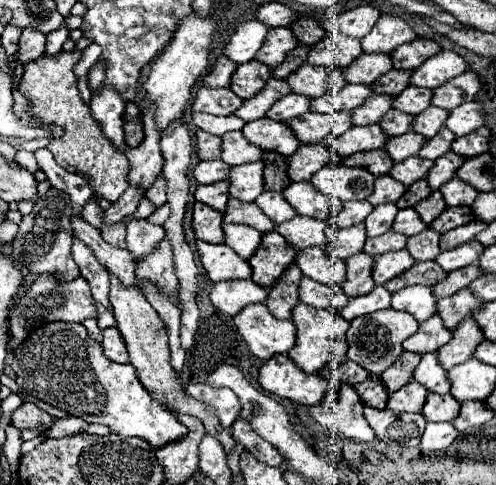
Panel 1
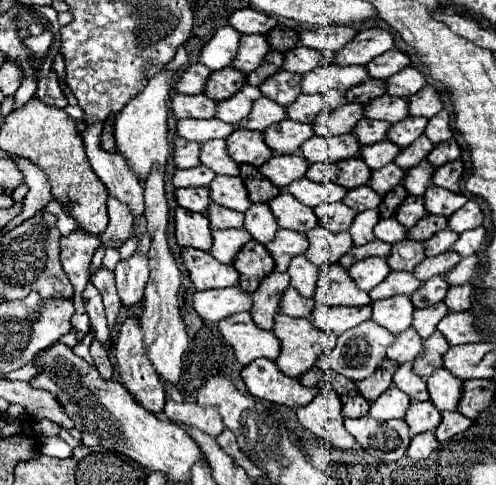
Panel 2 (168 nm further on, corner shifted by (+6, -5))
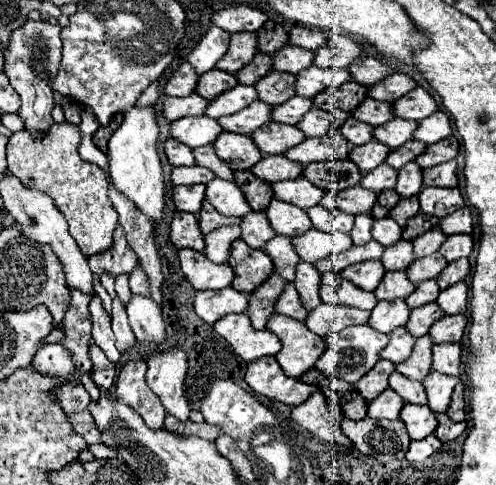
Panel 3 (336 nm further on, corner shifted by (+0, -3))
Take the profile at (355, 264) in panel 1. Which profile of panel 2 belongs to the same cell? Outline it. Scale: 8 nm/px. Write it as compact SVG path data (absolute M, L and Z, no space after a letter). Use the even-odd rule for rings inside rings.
M334 263L326 267L326 289L316 289L316 303L320 305L350 305L350 307L362 307L370 303L370 295L362 291L348 275L348 269L344 269L340 263Z

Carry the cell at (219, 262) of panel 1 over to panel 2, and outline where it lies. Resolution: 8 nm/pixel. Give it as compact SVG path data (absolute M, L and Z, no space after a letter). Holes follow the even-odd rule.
M182 249L182 257L190 279L198 291L238 285L238 271L232 265L216 261L208 251Z

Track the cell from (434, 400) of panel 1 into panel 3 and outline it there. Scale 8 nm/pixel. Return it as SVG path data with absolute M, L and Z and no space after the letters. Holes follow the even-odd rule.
M406 403L400 411L400 419L404 421L412 441L424 439L424 437L432 435L436 429L436 417L434 417L432 409L428 409L428 405Z

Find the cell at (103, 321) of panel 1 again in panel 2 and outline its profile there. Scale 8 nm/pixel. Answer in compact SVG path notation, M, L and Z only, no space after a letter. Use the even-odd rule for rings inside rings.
M86 333L86 339L82 339L82 341L78 341L78 345L74 347L74 351L76 351L76 355L78 357L82 357L82 359L86 359L88 363L92 363L92 357L90 357L90 343L92 343L92 339L94 339L94 333Z

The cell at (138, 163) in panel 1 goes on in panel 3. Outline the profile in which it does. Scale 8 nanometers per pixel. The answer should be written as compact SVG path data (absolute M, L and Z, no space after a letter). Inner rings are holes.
M120 225L116 229L116 233L114 233L114 247L112 247L112 251L100 253L96 257L90 257L88 263L90 263L92 273L98 275L98 277L104 275L104 273L110 273L112 277L118 277L122 273L126 273L126 275L132 273L132 269L136 267L136 253L128 245Z

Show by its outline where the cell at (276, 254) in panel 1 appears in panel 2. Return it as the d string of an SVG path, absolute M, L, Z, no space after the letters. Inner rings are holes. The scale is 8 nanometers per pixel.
M252 239L238 253L234 267L240 273L240 287L248 293L254 293L262 279L274 271L274 259L262 243Z

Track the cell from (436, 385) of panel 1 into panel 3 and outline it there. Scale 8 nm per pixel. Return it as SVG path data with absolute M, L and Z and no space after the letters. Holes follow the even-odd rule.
M392 373L388 383L390 383L390 389L394 389L406 403L426 405L424 385L420 381L408 381L408 377L400 377L400 373Z

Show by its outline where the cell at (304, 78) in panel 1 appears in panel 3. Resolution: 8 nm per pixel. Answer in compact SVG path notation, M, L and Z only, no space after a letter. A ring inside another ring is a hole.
M270 71L262 79L254 83L254 89L258 93L258 99L270 107L276 107L284 101L288 101L294 95L294 83L296 77L290 73L280 73L280 71Z

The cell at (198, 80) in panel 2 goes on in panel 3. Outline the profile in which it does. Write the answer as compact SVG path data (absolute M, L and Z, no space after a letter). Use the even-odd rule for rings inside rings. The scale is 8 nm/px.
M182 63L172 73L172 77L168 79L168 83L164 85L164 93L172 95L172 97L186 97L186 95L194 93L196 81L198 81L198 73L192 69L192 65Z

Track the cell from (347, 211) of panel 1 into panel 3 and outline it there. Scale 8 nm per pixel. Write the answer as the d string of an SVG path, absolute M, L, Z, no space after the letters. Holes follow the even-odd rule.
M322 205L310 207L306 213L308 213L314 229L328 231L328 233L336 233L336 231L348 233L354 225L352 215L346 215L346 213L340 213L340 211L330 211L330 209L324 209Z

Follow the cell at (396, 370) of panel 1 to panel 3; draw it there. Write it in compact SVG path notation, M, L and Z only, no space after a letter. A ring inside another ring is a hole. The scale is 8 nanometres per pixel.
M380 359L372 371L368 371L360 381L354 383L354 389L366 399L372 401L374 397L378 397L384 389L388 389L388 377L394 371L394 365L390 361Z

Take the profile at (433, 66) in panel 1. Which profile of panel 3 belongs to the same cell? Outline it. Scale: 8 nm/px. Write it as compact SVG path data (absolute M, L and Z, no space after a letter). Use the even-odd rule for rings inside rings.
M392 73L388 77L384 77L382 81L378 81L376 85L368 87L368 97L376 99L376 101L396 101L400 99L404 93L412 91L416 87L416 83L404 75L404 73Z

